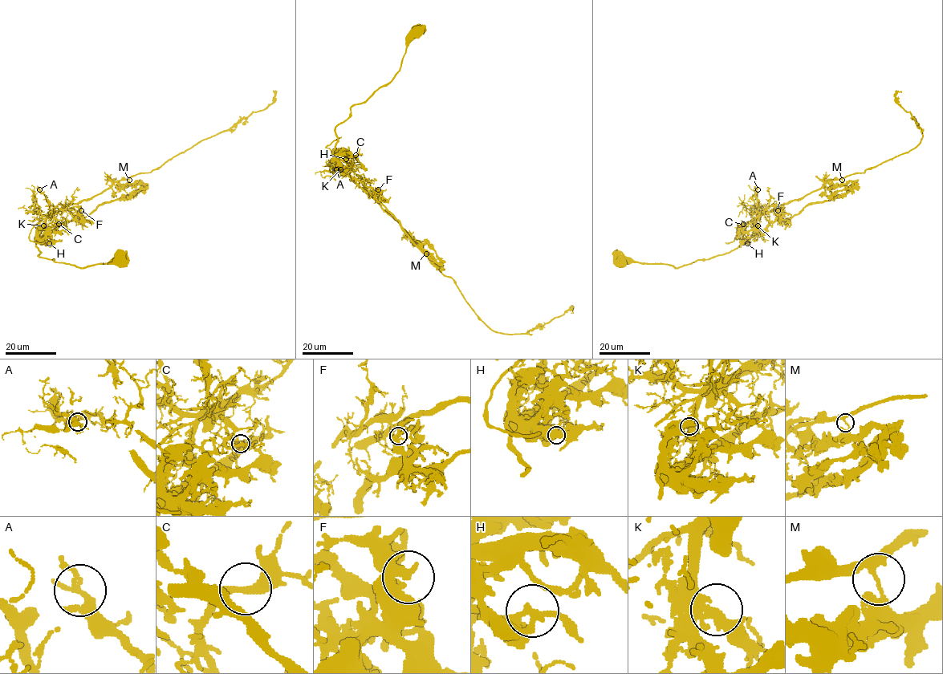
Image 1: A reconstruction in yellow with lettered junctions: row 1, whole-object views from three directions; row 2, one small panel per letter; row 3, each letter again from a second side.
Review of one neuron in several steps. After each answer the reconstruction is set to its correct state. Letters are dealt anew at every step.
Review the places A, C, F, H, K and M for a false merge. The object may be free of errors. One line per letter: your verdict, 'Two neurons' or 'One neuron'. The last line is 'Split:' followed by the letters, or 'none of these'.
A: One neuron
C: One neuron
F: One neuron
H: One neuron
K: One neuron
M: Two neurons
Split: M

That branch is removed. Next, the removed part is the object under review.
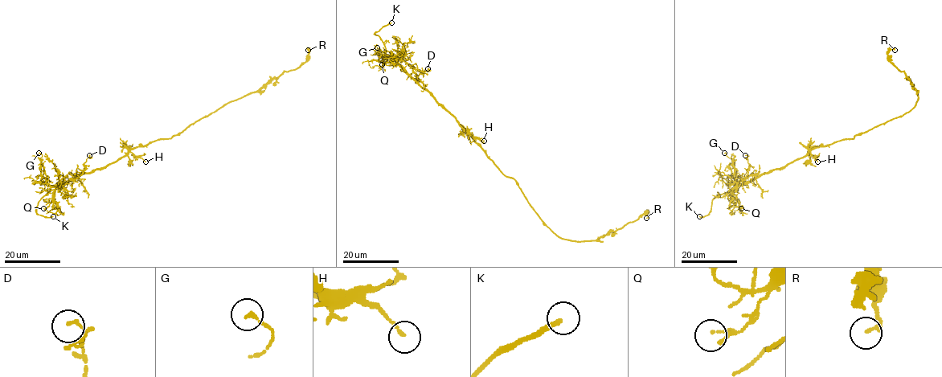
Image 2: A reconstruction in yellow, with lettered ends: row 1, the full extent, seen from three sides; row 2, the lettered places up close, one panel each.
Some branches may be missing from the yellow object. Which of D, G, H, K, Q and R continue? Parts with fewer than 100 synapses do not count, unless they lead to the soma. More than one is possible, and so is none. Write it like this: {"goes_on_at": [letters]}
{"goes_on_at": ["K"]}

